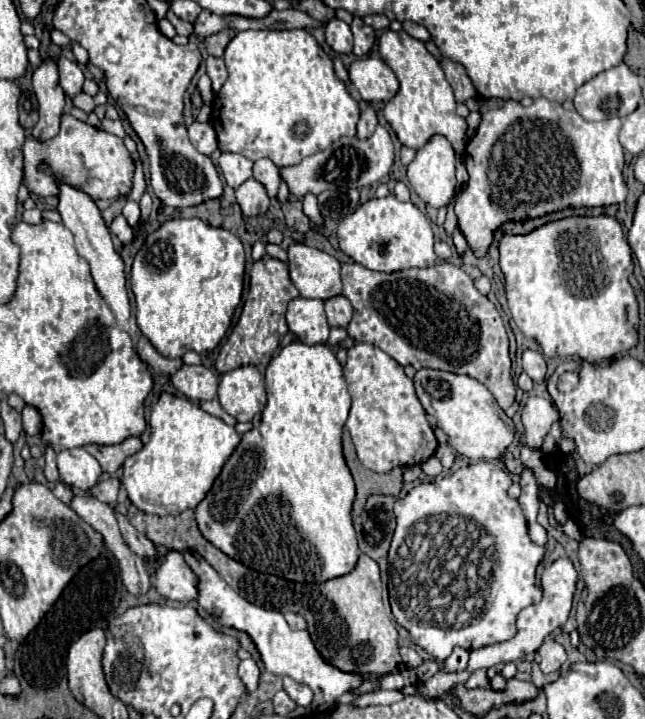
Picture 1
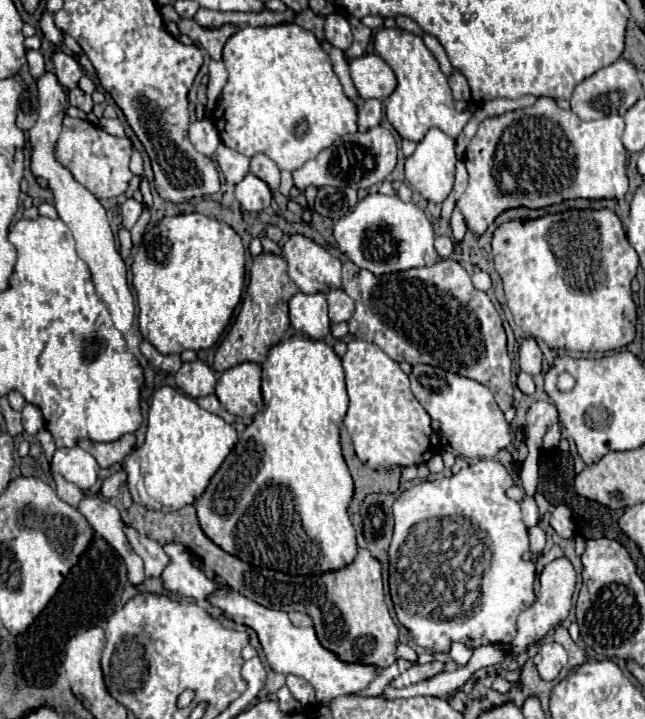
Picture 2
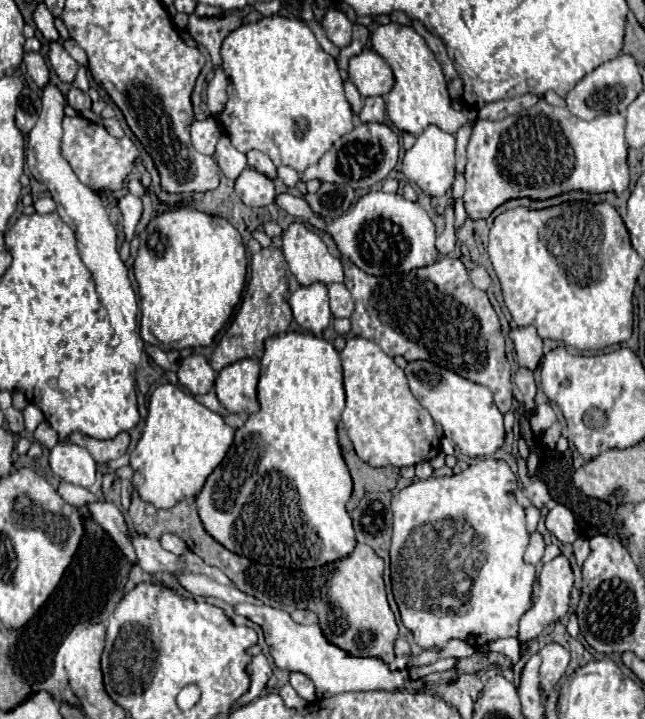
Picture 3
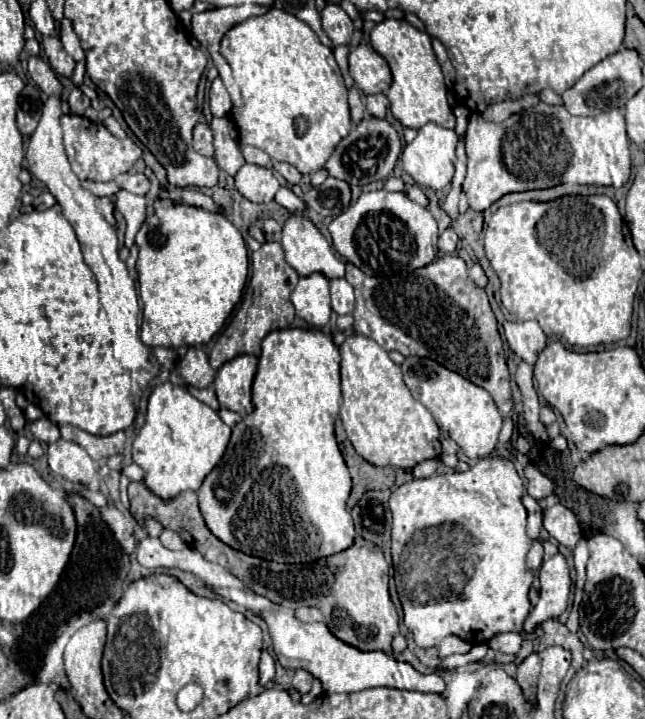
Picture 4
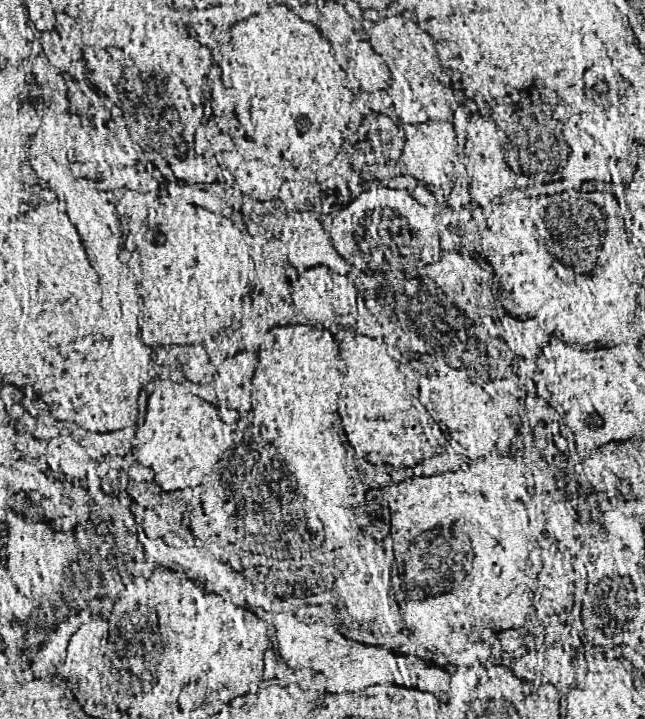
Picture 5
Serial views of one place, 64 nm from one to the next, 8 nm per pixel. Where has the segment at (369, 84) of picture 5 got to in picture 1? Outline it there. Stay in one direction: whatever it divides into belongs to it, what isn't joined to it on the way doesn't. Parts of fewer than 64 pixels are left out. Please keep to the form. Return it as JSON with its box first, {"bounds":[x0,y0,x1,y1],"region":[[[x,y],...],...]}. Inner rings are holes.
{"bounds":[350,56,398,102],"region":[[[366,56],[350,64],[350,80],[366,102],[388,102],[398,92],[394,72],[378,56]]]}

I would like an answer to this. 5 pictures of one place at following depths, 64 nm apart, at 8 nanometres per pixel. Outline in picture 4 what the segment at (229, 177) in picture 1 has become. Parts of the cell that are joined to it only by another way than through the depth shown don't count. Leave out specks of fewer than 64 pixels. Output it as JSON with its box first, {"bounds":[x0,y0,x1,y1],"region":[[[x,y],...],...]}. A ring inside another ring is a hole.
{"bounds":[210,118,244,176],"region":[[[212,118],[210,128],[214,132],[214,160],[218,162],[218,166],[234,176],[242,166],[244,166],[244,158],[238,150],[238,144],[234,142],[234,138],[228,132],[228,120],[226,118]]]}

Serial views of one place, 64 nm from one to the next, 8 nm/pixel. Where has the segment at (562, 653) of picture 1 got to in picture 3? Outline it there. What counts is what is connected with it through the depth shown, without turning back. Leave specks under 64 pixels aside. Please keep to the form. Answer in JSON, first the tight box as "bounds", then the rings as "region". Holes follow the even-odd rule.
{"bounds":[540,644,570,698],"region":[[[546,644],[540,654],[544,654],[542,666],[540,666],[540,686],[542,686],[542,698],[548,698],[548,694],[554,690],[558,680],[564,676],[570,654],[560,644]]]}

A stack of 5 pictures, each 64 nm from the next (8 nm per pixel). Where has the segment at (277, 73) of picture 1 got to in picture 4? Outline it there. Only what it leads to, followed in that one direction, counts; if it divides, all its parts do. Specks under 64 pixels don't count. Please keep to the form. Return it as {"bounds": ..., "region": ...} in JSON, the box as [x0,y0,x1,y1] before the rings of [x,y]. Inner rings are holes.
{"bounds":[220,8,352,176],"region":[[[270,8],[266,14],[248,18],[230,28],[220,42],[220,54],[230,64],[234,80],[238,82],[244,98],[242,116],[238,118],[242,130],[240,142],[268,152],[278,162],[296,166],[304,176],[324,168],[352,126],[344,78],[332,50],[318,40],[314,30],[296,16],[278,8]]]}

